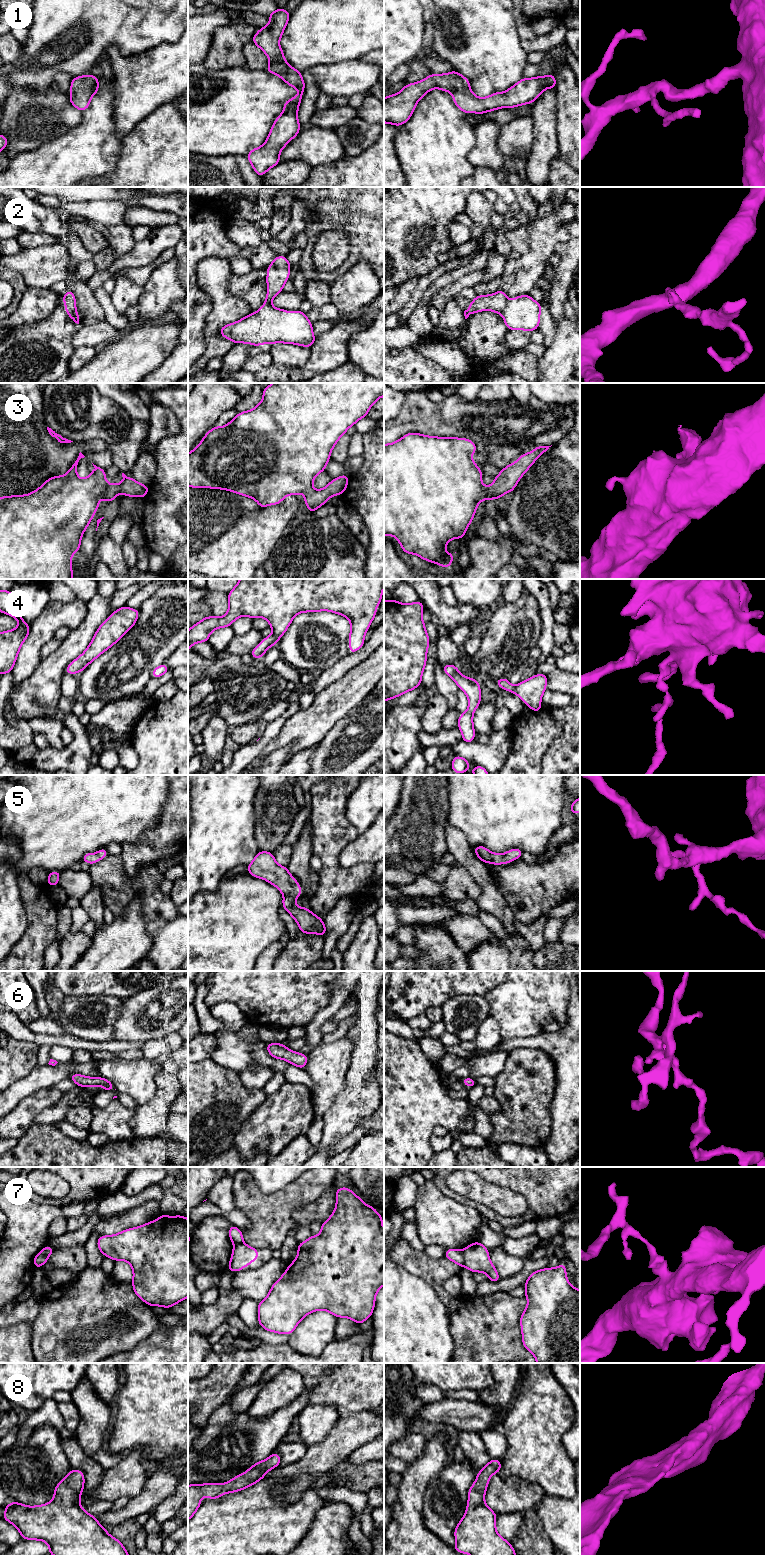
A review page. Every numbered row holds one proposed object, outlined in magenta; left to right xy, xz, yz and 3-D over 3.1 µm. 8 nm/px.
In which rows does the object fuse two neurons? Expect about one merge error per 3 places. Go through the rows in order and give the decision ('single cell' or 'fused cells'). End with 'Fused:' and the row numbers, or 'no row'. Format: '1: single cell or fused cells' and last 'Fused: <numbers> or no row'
1: single cell
2: single cell
3: single cell
4: single cell
5: single cell
6: single cell
7: fused cells
8: single cell
Fused: 7

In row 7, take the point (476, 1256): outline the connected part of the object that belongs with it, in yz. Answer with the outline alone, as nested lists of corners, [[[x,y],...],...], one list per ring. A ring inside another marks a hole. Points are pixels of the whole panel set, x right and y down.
[[[479,1241],[465,1247],[462,1250],[464,1257],[464,1267],[474,1272],[483,1272],[488,1275],[491,1282],[500,1280],[499,1274],[489,1259],[489,1250]]]

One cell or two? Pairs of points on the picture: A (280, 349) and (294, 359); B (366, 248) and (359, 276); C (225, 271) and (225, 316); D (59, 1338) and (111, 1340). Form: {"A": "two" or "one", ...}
{"A": "one", "B": "two", "C": "one", "D": "one"}

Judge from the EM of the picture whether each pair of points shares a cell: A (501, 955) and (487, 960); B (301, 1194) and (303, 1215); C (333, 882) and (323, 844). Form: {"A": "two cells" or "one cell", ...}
{"A": "one cell", "B": "two cells", "C": "one cell"}

